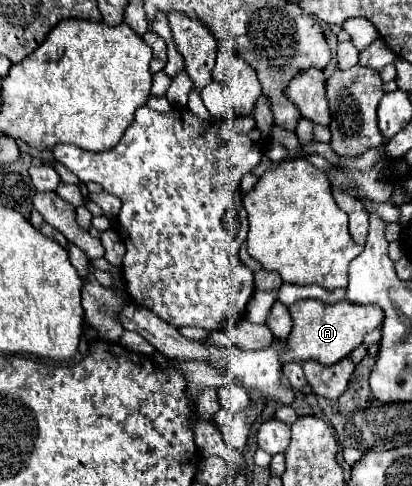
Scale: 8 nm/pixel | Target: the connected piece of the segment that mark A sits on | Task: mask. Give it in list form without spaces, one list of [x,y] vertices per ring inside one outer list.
[[[298,300],[290,308],[292,316],[292,332],[286,340],[286,350],[280,352],[278,360],[282,364],[288,362],[306,362],[316,360],[322,366],[332,366],[338,360],[346,358],[356,346],[362,344],[364,336],[384,322],[384,312],[376,304],[352,304],[352,302],[338,302],[338,304],[324,304],[322,300]]]

